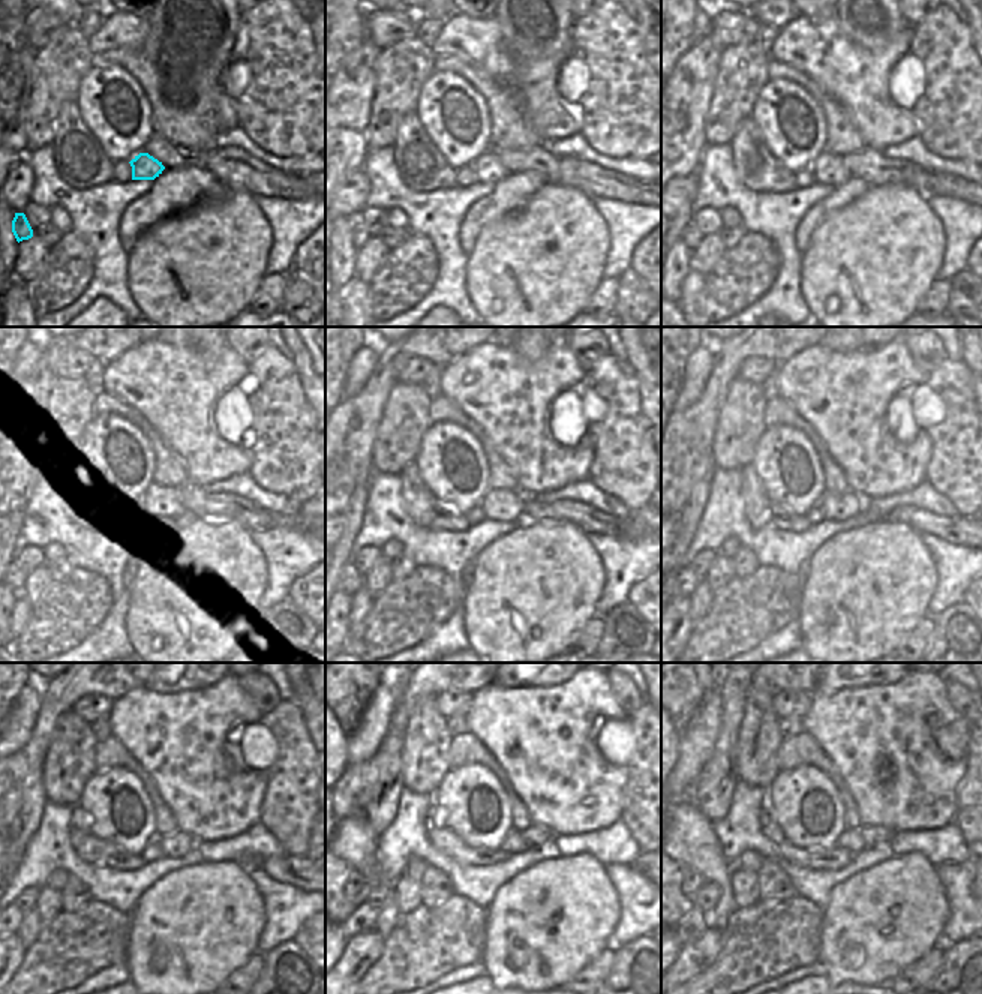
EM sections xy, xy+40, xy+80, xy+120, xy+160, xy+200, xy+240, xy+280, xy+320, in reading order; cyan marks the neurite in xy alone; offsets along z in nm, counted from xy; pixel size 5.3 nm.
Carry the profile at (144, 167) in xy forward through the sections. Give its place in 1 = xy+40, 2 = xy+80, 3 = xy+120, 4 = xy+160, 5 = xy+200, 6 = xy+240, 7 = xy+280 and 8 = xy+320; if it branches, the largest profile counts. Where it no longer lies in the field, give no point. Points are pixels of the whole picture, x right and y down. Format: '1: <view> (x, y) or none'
1: xy+40 (489, 170)
2: xy+80 (828, 168)
3: xy+120 (161, 504)
4: xy+160 (498, 504)
5: xy+200 (835, 507)
6: xy+240 (179, 843)
7: xy+280 (513, 843)
8: xy+320 (852, 840)

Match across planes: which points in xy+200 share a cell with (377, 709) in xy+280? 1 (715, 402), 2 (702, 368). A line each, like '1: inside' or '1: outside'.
1: outside
2: inside

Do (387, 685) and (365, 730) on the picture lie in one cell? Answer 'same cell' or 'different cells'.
same cell

